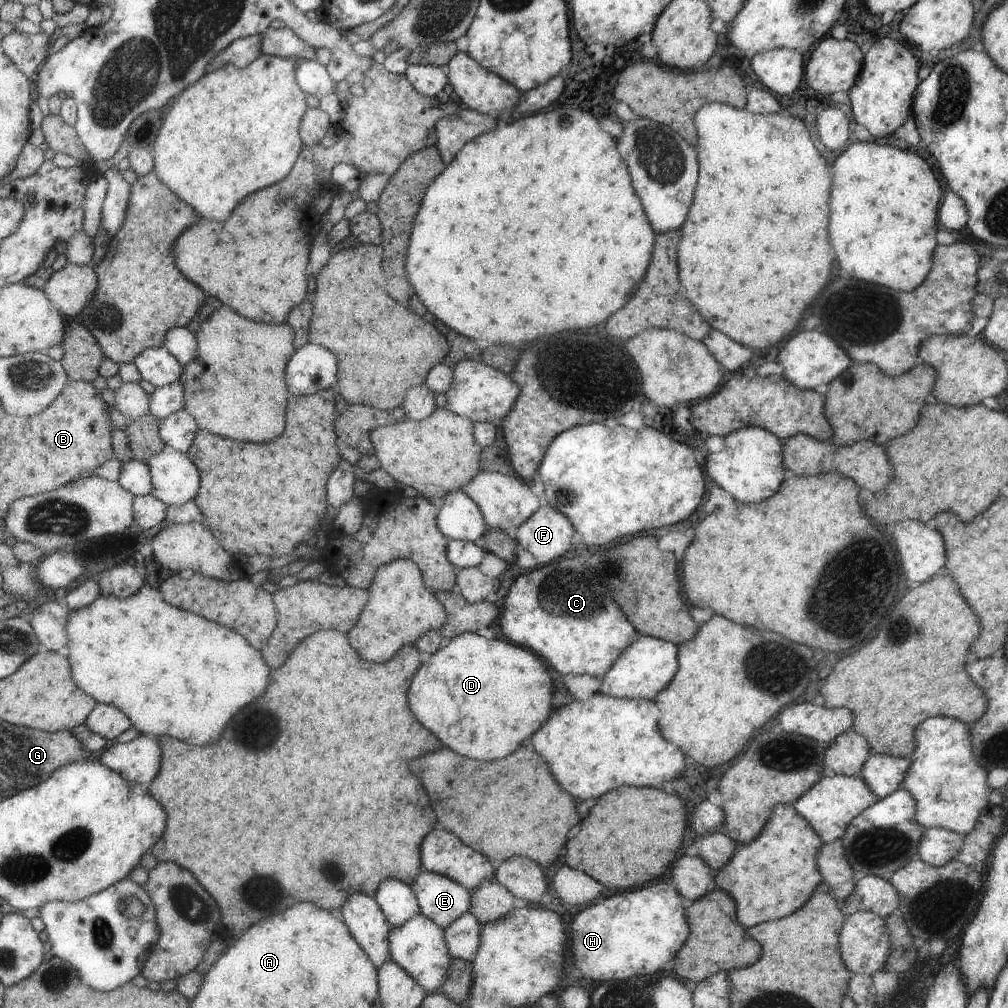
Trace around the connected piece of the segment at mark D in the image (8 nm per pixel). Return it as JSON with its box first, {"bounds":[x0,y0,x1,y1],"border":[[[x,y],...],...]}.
{"bounds":[409,633,552,760],"border":[[[463,633],[446,643],[431,656],[415,676],[409,700],[415,716],[433,730],[449,748],[463,756],[497,760],[513,754],[535,734],[552,715],[551,676],[537,656],[512,641],[484,638]]]}

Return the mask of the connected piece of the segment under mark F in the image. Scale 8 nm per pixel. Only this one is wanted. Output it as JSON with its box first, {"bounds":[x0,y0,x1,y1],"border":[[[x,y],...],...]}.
{"bounds":[517,505,573,564],"border":[[[541,505],[519,528],[517,539],[539,564],[551,562],[567,554],[573,536],[572,521],[554,509]]]}

